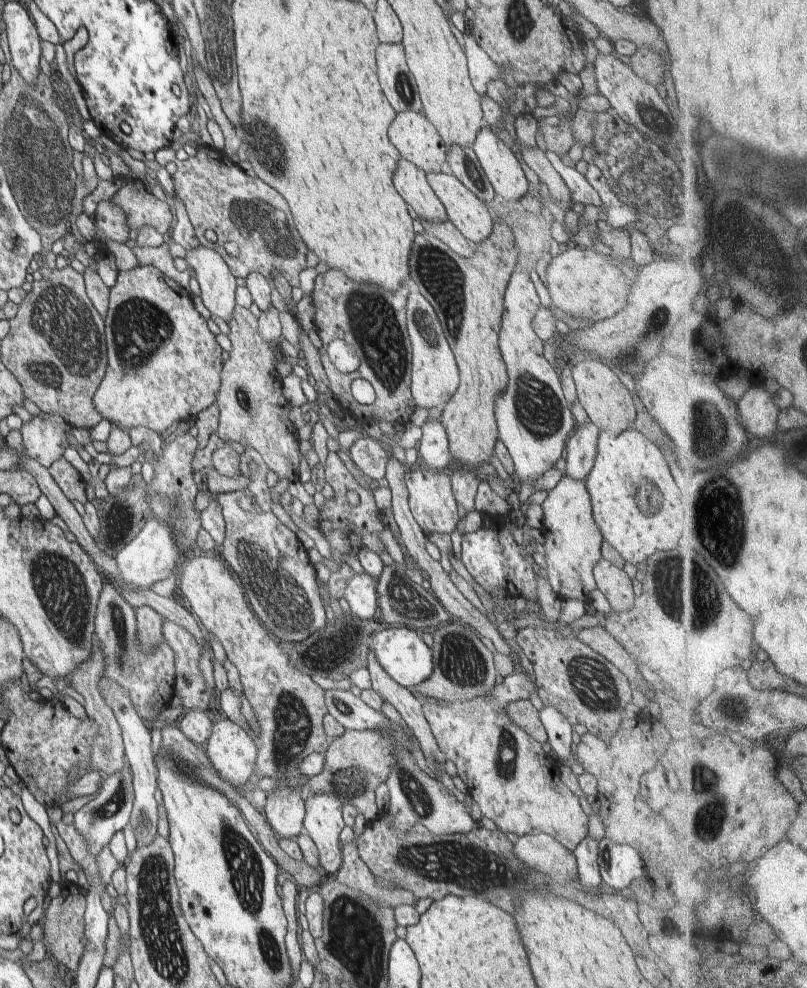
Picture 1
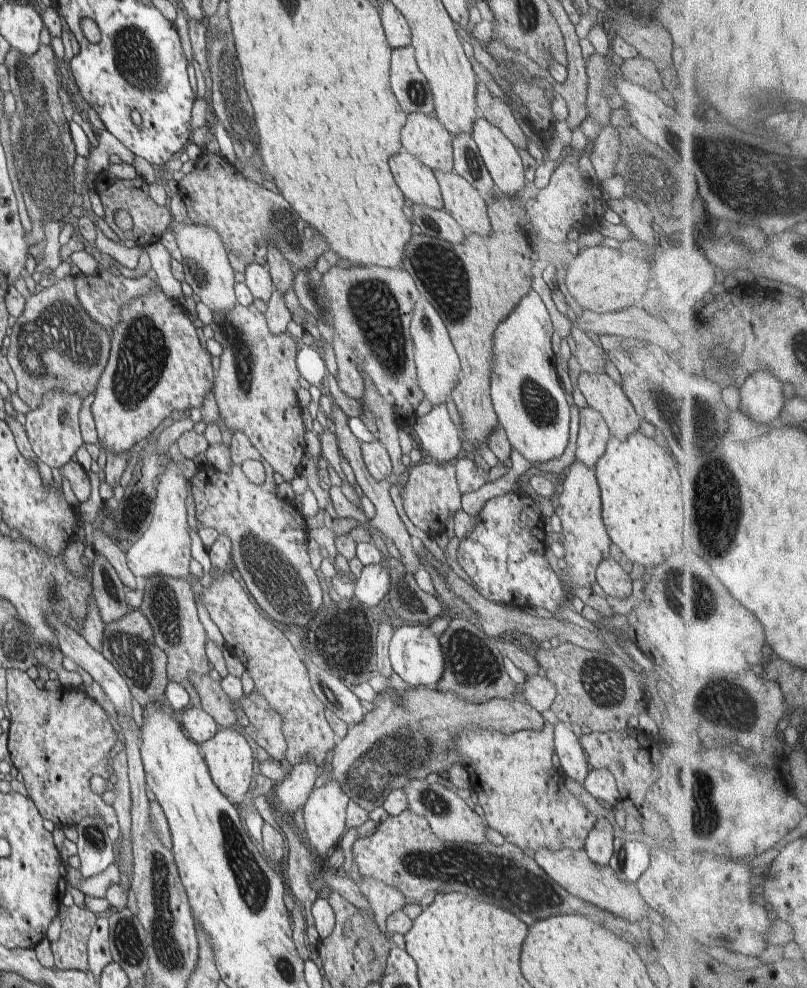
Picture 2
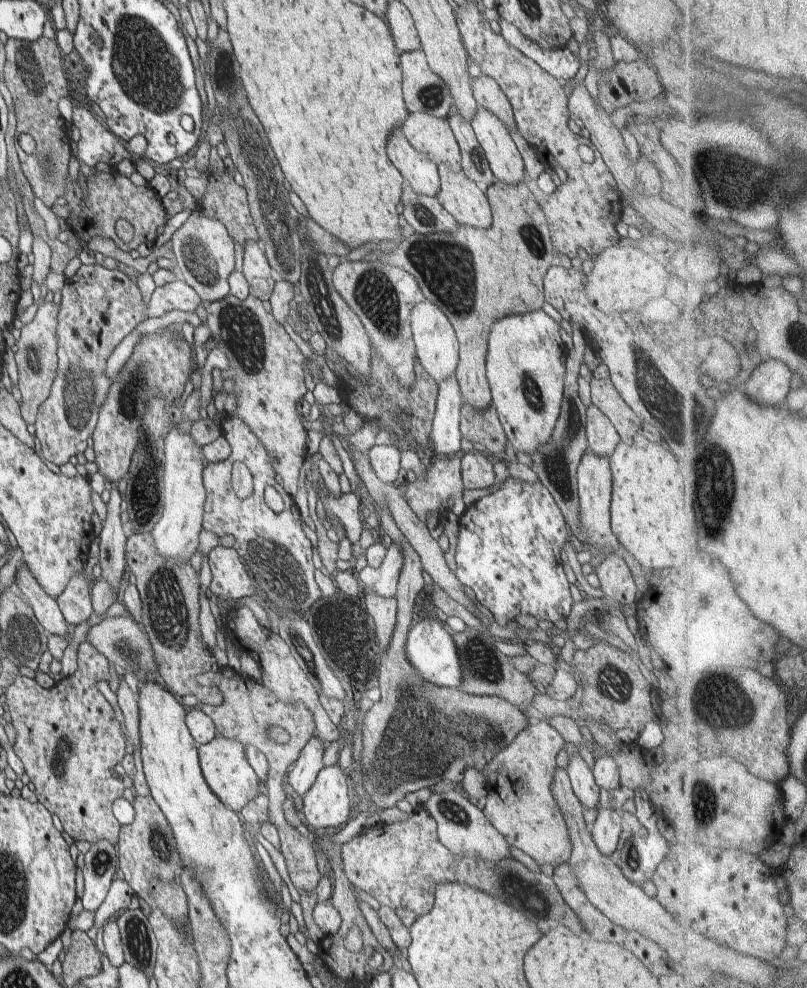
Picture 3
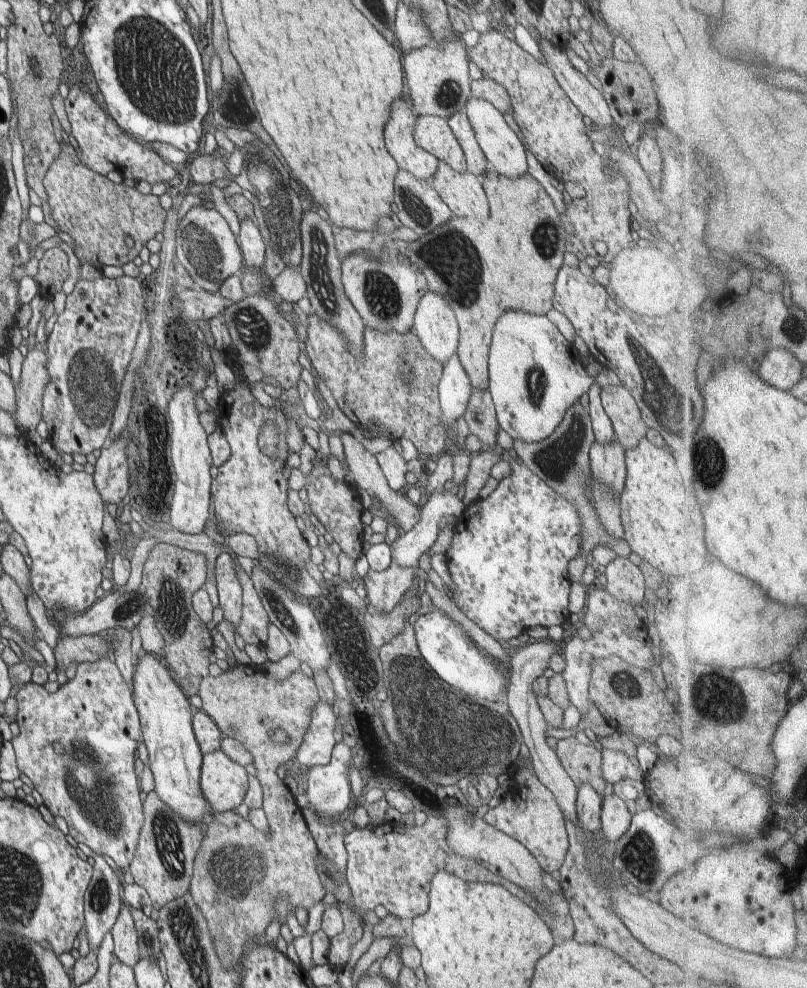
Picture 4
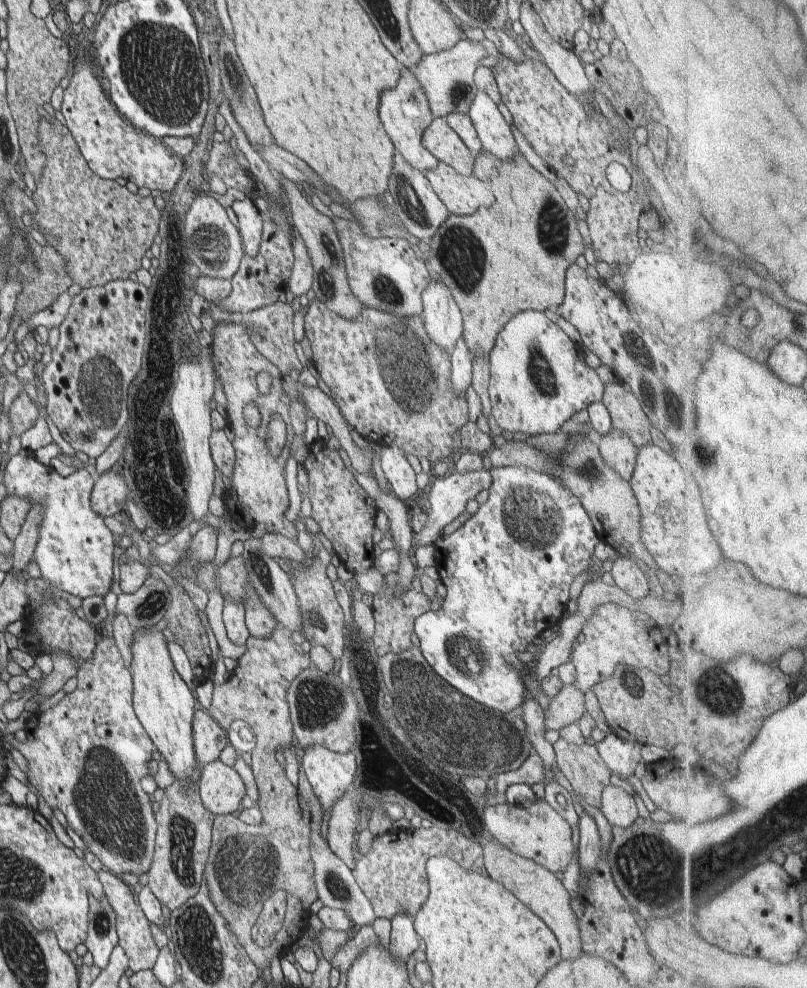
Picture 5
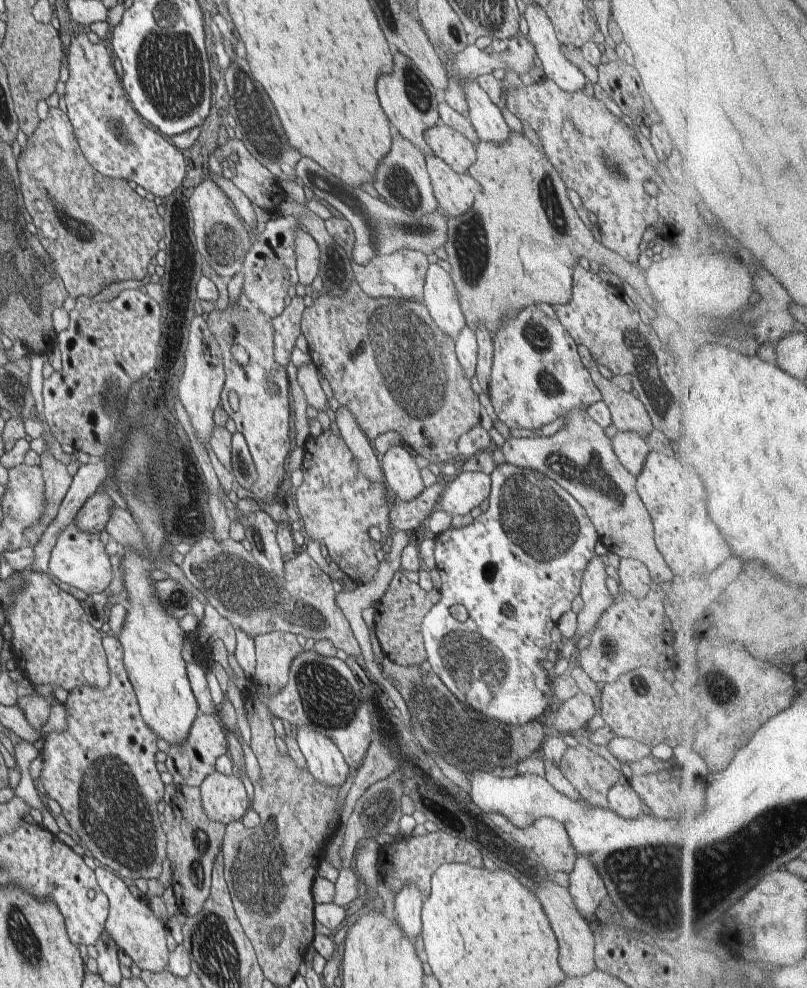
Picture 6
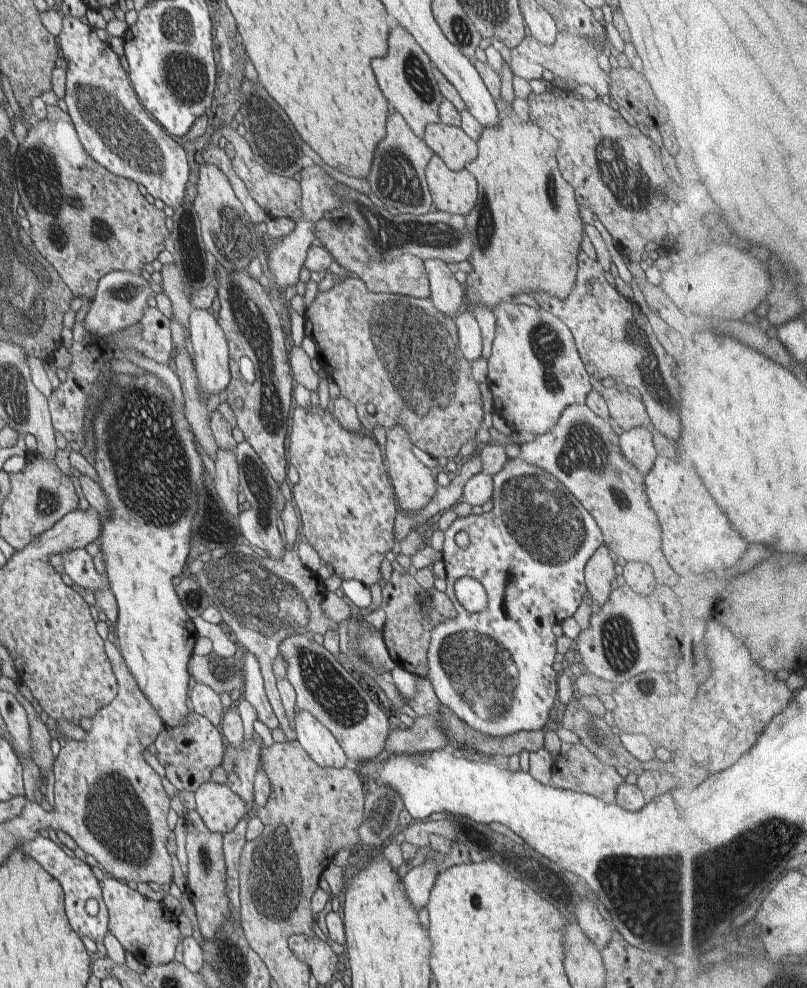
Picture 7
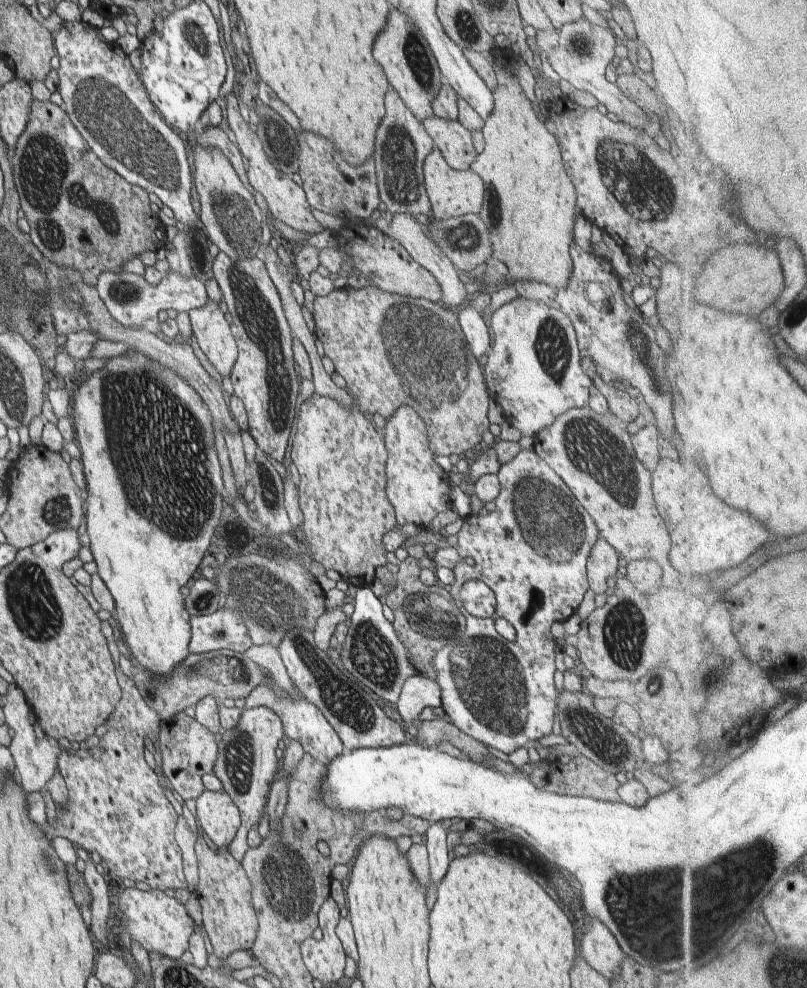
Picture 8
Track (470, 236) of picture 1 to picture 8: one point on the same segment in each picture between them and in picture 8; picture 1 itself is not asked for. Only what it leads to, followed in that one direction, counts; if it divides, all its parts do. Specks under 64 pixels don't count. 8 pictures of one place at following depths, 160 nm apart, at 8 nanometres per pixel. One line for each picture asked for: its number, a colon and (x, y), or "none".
2: (462, 201)
3: (461, 197)
4: (464, 194)
5: (461, 194)
6: (455, 193)
7: (456, 192)
8: (452, 193)

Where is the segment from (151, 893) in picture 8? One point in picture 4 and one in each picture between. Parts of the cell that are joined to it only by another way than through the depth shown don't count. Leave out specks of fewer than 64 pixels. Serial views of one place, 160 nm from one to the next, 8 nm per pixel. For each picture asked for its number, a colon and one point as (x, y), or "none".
4: (126, 938)
5: (134, 932)
6: (131, 924)
7: (147, 928)

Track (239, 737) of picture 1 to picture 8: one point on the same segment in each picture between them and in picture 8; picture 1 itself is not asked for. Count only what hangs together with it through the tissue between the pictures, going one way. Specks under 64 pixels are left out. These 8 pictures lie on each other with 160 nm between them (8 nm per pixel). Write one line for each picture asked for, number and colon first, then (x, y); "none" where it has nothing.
2: (230, 760)
3: (223, 763)
4: (224, 783)
5: (221, 789)
6: (223, 798)
7: (221, 809)
8: (218, 816)

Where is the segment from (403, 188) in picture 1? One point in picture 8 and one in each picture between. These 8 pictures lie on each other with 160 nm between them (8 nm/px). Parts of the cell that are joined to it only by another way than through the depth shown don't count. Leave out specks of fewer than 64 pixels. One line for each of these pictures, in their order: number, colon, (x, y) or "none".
2: (417, 182)
3: (422, 173)
4: (399, 131)
5: (405, 111)
6: (411, 101)
7: (406, 76)
8: (403, 52)

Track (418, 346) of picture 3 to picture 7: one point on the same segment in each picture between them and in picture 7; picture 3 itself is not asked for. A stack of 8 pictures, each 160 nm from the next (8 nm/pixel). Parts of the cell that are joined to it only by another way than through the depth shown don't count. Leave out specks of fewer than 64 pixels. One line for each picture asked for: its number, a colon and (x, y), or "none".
4: (435, 323)
5: (442, 316)
6: (439, 293)
7: (447, 293)

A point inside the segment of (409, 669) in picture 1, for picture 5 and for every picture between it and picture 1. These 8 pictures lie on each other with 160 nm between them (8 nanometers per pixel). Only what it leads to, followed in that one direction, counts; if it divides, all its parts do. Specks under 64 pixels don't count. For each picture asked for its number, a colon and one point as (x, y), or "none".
2: (415, 654)
3: (431, 650)
4: (457, 660)
5: (508, 569)

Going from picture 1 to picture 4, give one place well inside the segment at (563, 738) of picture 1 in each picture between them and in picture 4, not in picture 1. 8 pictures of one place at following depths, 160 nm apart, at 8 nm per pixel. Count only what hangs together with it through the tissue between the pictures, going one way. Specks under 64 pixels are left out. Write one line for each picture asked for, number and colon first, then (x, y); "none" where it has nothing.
2: (573, 760)
3: (580, 771)
4: (588, 805)

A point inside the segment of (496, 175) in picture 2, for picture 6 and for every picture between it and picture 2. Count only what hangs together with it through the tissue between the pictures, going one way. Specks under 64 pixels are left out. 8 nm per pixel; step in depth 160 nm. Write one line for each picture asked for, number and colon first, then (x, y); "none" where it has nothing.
3: (505, 161)
4: (504, 150)
5: (494, 133)
6: (486, 117)

